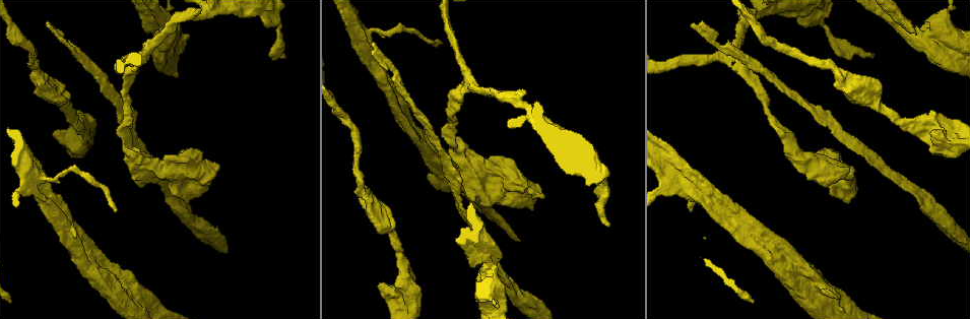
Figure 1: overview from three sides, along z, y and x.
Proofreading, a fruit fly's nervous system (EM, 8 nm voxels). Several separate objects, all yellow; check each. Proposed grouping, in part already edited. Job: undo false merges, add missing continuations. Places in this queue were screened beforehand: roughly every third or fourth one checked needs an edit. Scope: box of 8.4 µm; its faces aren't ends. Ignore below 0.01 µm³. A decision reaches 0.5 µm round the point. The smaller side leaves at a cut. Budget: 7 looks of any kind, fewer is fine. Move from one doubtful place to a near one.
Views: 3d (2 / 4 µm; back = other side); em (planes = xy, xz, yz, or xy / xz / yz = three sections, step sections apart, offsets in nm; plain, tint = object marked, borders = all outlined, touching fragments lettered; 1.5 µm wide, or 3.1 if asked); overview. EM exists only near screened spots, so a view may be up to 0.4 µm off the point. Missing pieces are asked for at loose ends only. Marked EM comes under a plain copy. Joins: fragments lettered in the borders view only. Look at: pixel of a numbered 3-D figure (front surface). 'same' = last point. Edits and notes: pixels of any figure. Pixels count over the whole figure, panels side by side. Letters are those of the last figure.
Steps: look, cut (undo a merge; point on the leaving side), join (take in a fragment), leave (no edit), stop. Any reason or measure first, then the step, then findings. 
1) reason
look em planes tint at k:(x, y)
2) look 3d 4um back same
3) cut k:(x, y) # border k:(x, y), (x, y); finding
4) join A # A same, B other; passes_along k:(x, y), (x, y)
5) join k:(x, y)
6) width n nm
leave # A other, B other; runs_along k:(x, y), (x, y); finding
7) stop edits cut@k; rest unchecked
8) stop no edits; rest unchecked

three-way junction
look 3d 4um at 1:(145, 55)

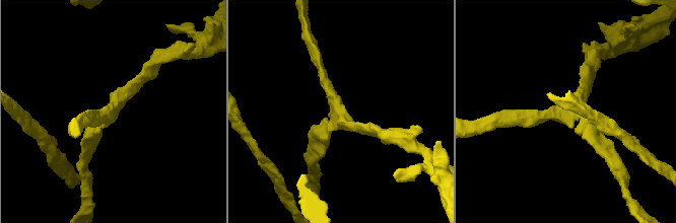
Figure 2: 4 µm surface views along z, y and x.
need the tissue
look em xz step 4 borders at 2:(109, 108)

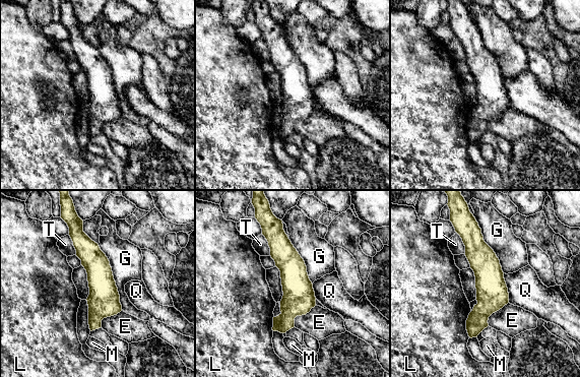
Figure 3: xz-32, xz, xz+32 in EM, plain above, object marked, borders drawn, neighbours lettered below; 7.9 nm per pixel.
arms 3
leave # E other, G other, L other, M other, Q other, T other; border 3:(98, 244), (109, 261), (122, 309); one neuron here

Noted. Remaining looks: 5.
an open end
look 3d 2um at 1:(372, 43)

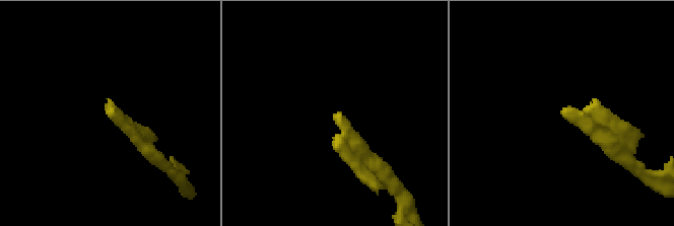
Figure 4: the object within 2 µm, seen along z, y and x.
look em yz step 4 tint at 4:(106, 109)

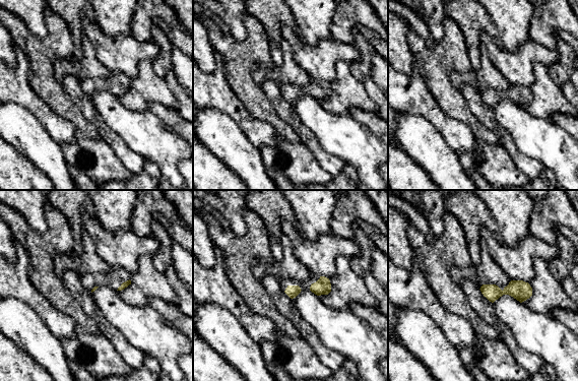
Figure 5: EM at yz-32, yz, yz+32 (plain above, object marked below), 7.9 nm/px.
cut it another way
look em planes borders same

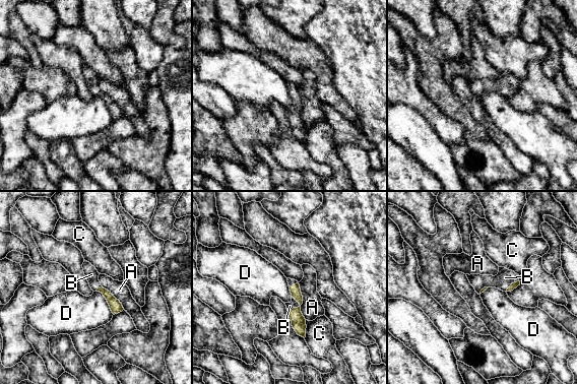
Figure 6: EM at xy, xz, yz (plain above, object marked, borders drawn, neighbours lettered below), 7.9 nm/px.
join 6:(294, 304) # A other, B same, C other, D other; passes_along 6:(298, 320), (298, 307), (294, 304); the neuron continues

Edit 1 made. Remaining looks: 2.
stop edits join@6; rest unchecked

